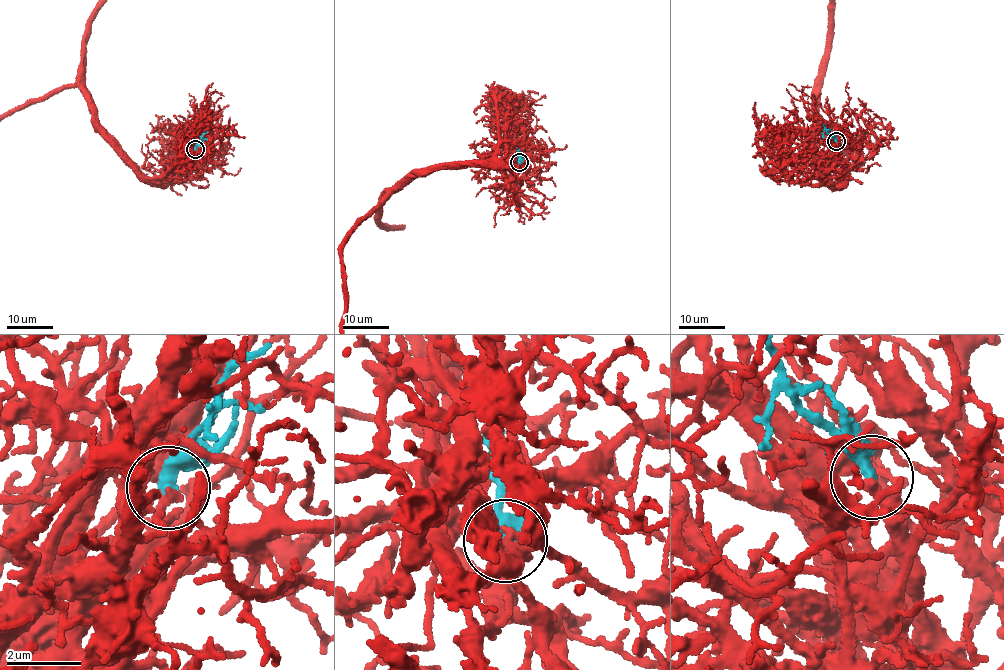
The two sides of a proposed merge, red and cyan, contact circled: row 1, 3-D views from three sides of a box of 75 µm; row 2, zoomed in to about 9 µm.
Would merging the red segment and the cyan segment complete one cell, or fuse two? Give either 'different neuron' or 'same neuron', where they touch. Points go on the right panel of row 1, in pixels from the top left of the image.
same neuron | (836, 141)

